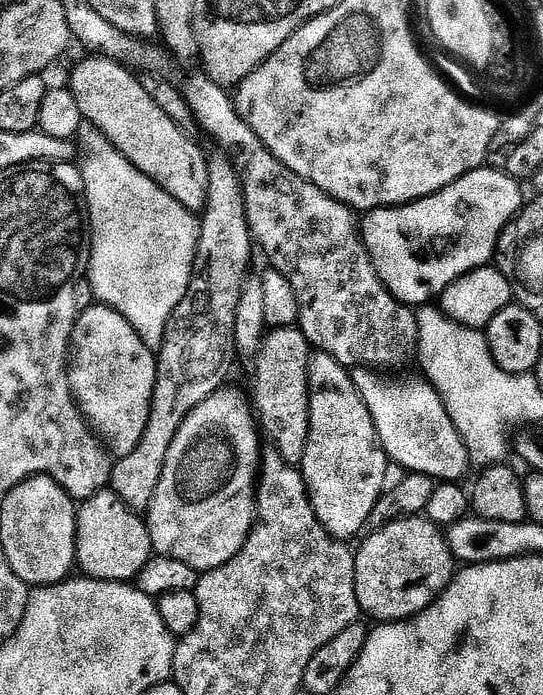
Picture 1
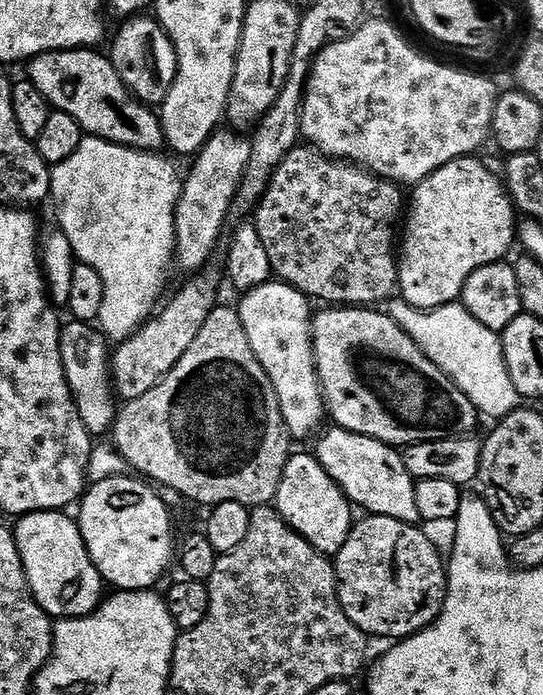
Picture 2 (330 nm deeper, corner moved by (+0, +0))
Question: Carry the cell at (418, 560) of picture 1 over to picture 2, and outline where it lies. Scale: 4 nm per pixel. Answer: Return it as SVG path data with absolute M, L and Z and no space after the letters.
M371 514L363 517L365 520L353 523L352 532L346 538L346 542L342 546L342 550L337 552L334 557L336 565L336 589L338 590L338 598L342 610L346 614L346 618L350 618L350 622L354 622L354 626L358 626L358 630L362 630L364 635L369 638L381 636L387 642L395 642L397 640L405 640L406 637L412 636L415 632L421 632L426 626L430 626L438 618L438 614L444 605L444 593L448 591L448 578L446 575L446 560L438 549L432 545L432 540L423 532L423 527L415 524L407 524L406 522L398 522L394 518L386 518L385 516L374 516Z

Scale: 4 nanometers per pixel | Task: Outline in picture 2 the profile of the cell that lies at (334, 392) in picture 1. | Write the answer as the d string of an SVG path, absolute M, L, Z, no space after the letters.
M271 280L245 293L240 300L237 312L246 330L250 350L254 350L254 358L258 358L278 394L289 437L293 441L315 437L321 431L320 423L326 420L326 405L312 349L314 308L311 308L309 297L284 281Z

